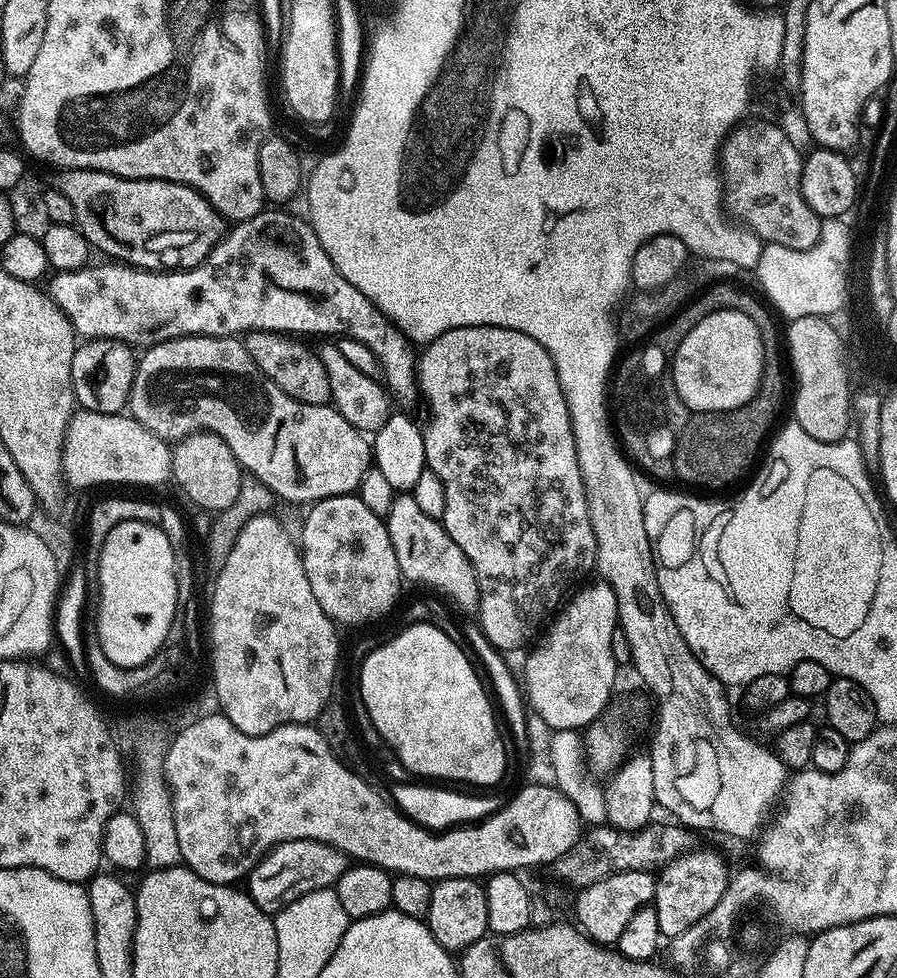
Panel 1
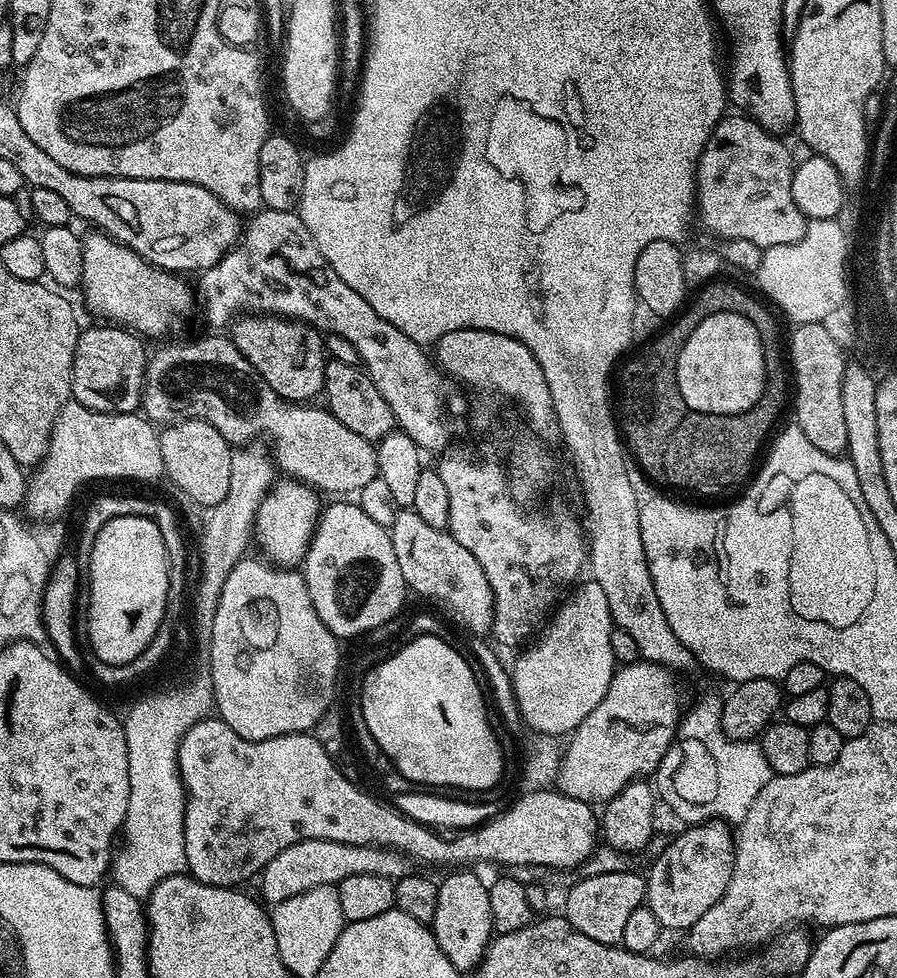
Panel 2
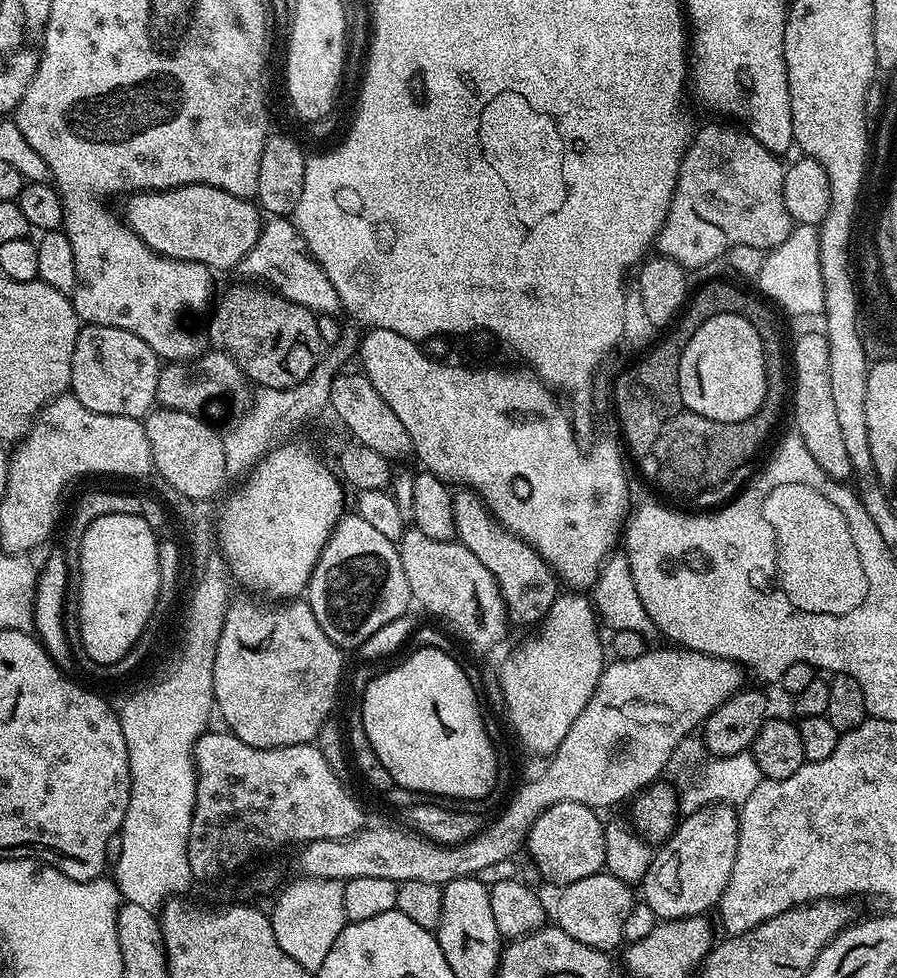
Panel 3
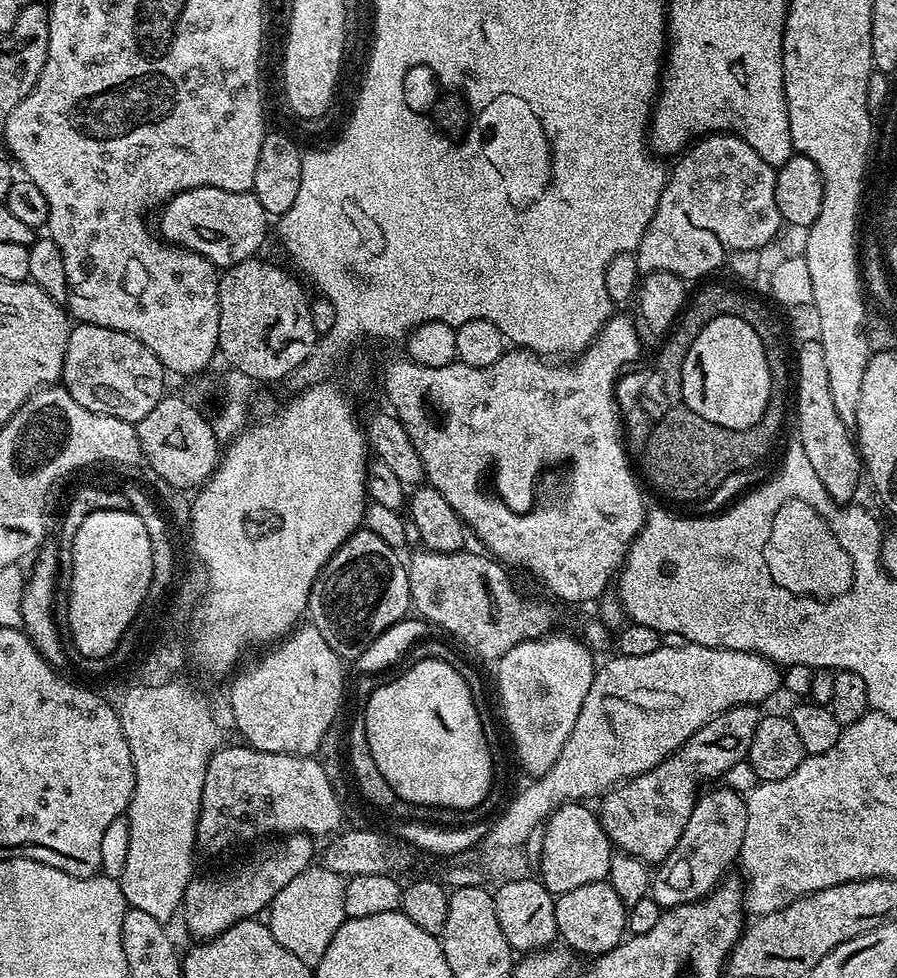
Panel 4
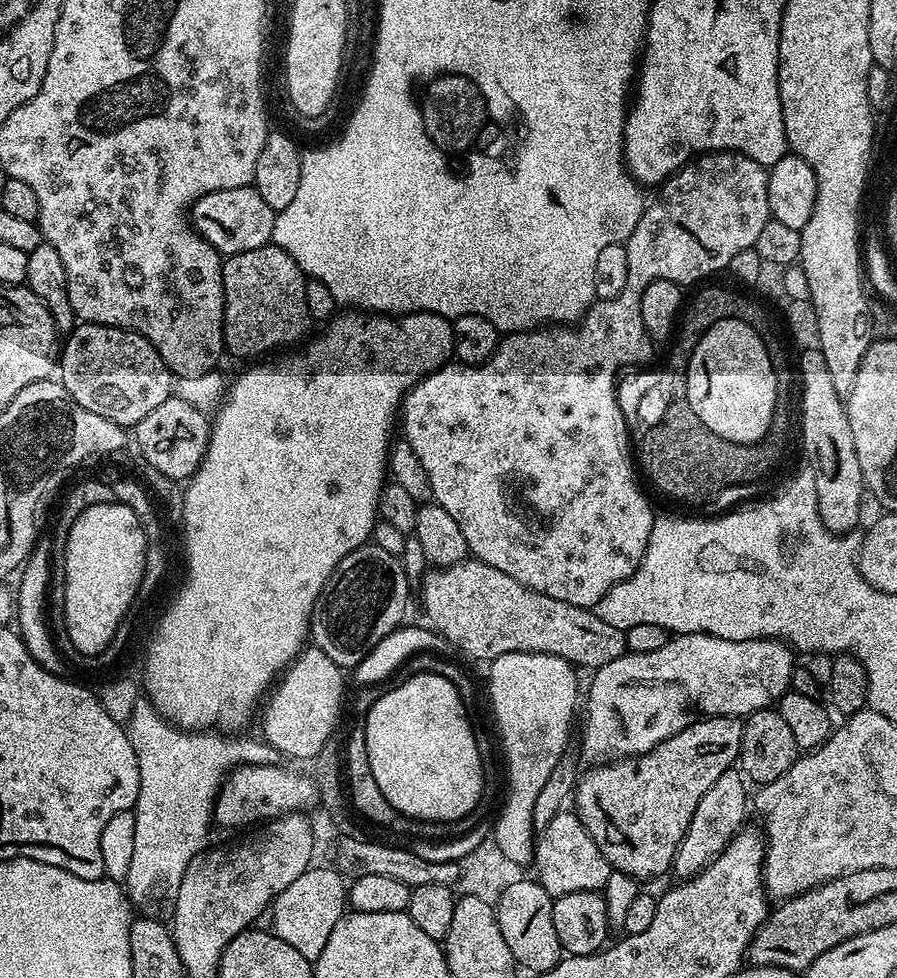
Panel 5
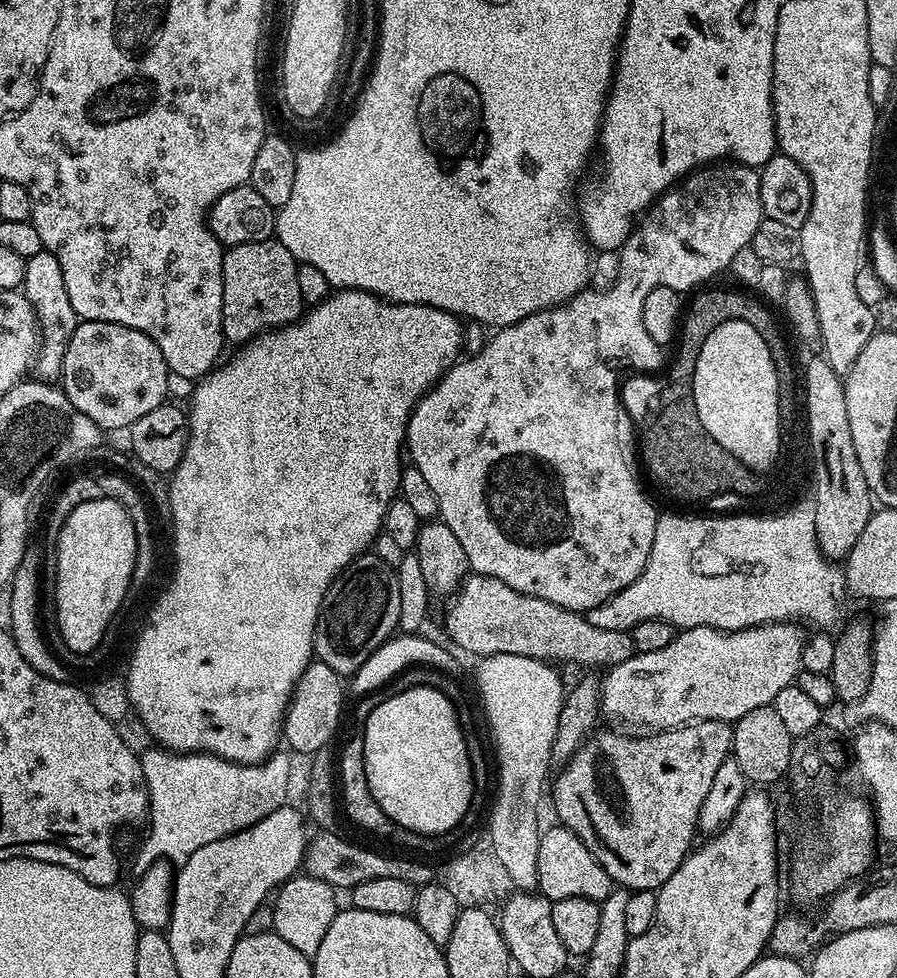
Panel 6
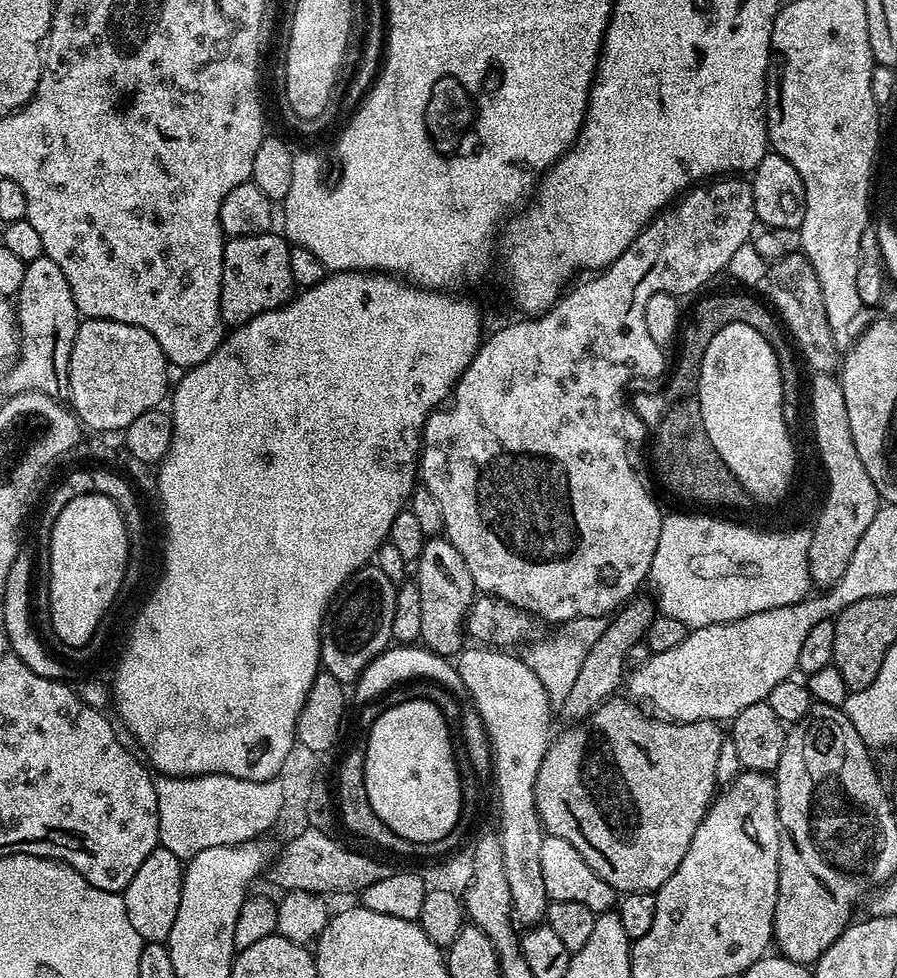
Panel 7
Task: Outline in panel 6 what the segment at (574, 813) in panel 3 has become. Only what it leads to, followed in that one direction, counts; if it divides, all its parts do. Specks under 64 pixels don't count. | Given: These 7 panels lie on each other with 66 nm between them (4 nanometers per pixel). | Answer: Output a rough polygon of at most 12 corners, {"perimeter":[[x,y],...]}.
{"perimeter":[[563,826],[538,846],[539,895],[602,902],[610,874]]}

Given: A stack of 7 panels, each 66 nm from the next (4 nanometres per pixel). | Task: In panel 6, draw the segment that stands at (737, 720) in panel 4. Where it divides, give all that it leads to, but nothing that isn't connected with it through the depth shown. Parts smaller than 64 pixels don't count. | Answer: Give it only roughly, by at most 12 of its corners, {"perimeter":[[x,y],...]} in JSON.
{"perimeter":[[732,724],[597,731],[550,784],[613,885],[694,847]]}

